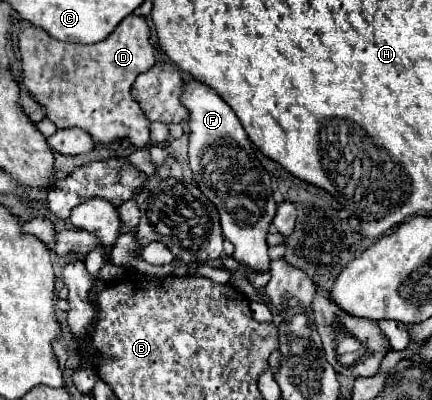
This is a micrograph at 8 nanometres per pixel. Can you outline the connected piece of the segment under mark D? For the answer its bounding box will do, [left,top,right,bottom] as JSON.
[19,17,155,147]

